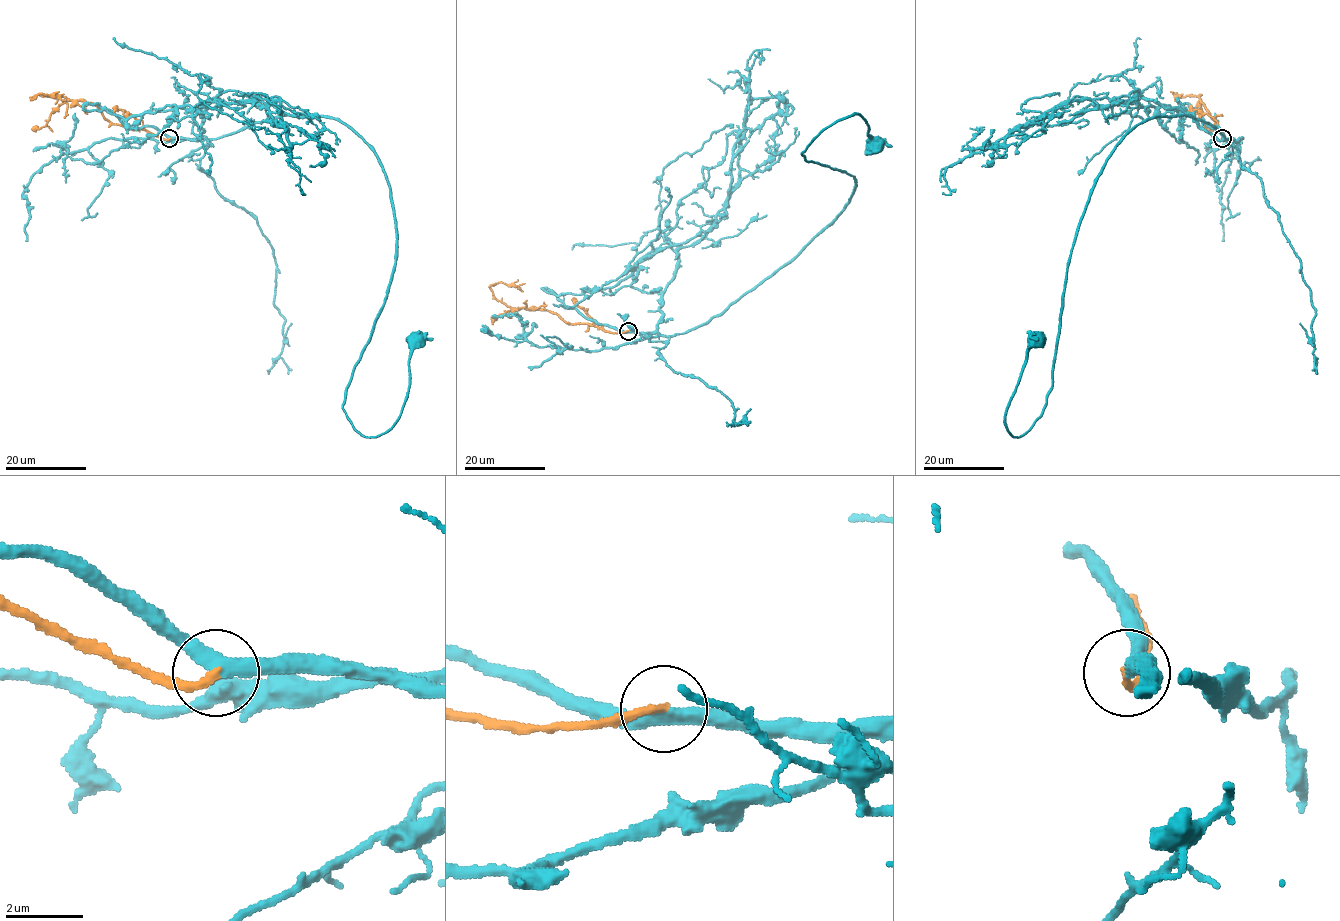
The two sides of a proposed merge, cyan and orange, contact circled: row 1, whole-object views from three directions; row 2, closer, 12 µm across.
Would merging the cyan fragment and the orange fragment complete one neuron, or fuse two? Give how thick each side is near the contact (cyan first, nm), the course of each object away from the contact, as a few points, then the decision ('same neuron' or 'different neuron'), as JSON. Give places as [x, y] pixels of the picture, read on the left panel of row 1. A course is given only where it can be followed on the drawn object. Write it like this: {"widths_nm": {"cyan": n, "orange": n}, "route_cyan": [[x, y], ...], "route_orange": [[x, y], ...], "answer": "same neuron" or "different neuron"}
{"widths_nm": {"cyan": 380, "orange": 200}, "route_cyan": [[170, 138], [283, 115], [348, 125], [377, 156], [397, 232], [342, 408], [365, 436], [400, 415], [419, 341]], "route_orange": [[170, 138], [111, 124], [93, 104], [83, 101], [55, 95], [31, 98], [54, 95], [66, 101]], "answer": "same neuron"}

